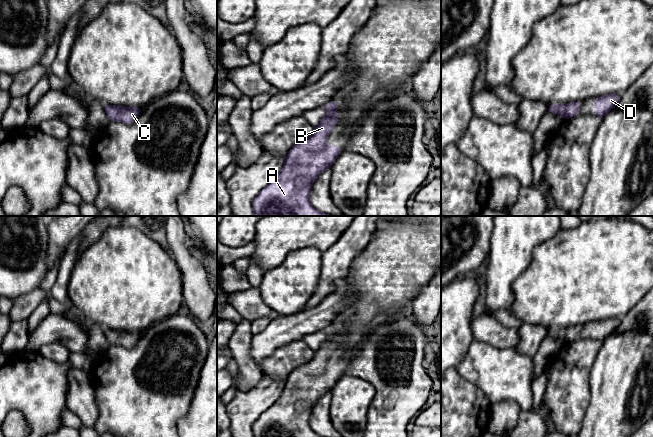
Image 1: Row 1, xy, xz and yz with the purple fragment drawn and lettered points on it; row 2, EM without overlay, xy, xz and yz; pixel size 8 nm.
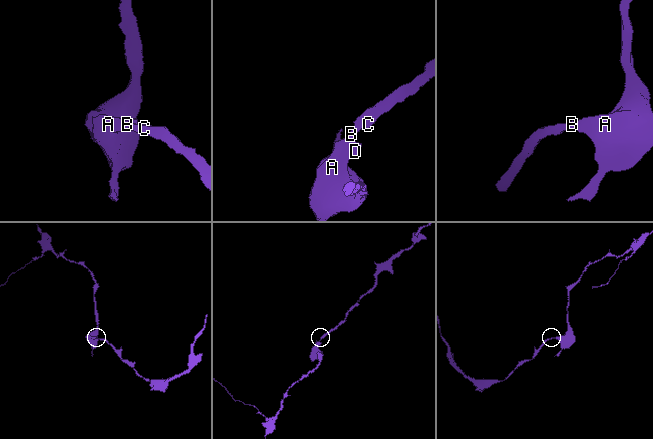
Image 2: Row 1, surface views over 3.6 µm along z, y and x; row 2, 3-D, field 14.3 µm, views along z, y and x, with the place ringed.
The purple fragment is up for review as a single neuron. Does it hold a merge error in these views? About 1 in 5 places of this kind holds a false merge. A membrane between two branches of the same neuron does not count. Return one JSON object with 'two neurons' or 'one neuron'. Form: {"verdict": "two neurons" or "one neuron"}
{"verdict": "one neuron"}

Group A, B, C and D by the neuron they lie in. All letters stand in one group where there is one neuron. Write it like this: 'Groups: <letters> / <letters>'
Groups: A B C D

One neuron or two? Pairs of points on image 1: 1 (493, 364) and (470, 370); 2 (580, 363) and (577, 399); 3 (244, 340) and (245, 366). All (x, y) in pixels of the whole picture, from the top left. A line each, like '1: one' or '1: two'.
1: one
2: one
3: one

